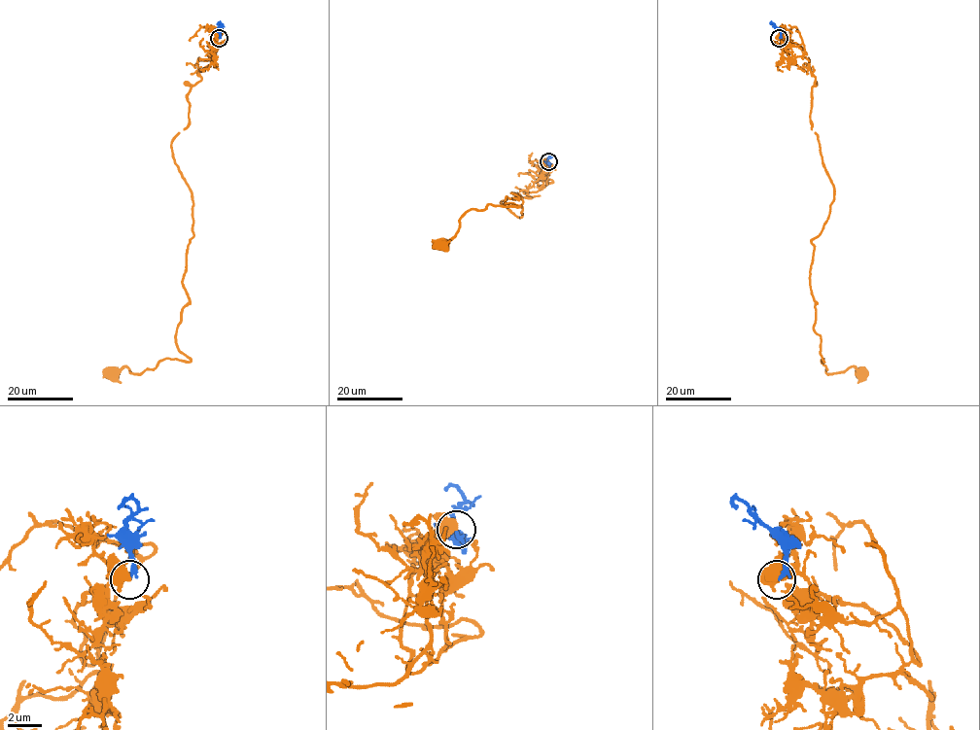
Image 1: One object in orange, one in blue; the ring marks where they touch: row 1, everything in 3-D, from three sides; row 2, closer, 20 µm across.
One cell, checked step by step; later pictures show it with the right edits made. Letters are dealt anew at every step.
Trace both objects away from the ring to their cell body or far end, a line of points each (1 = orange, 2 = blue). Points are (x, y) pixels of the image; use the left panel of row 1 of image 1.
1: (219, 38), (197, 62), (188, 123), (171, 142), (193, 204), (176, 337), (191, 360), (110, 372)
2: (219, 38), (221, 22), (217, 24)

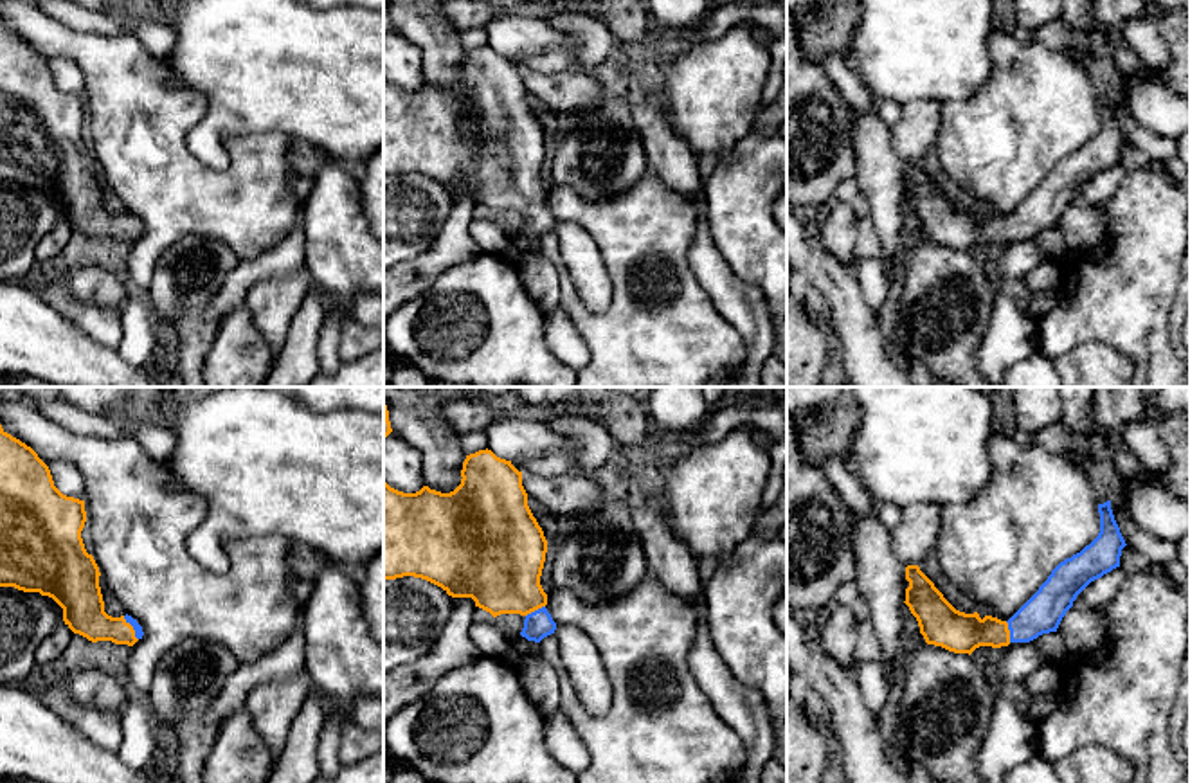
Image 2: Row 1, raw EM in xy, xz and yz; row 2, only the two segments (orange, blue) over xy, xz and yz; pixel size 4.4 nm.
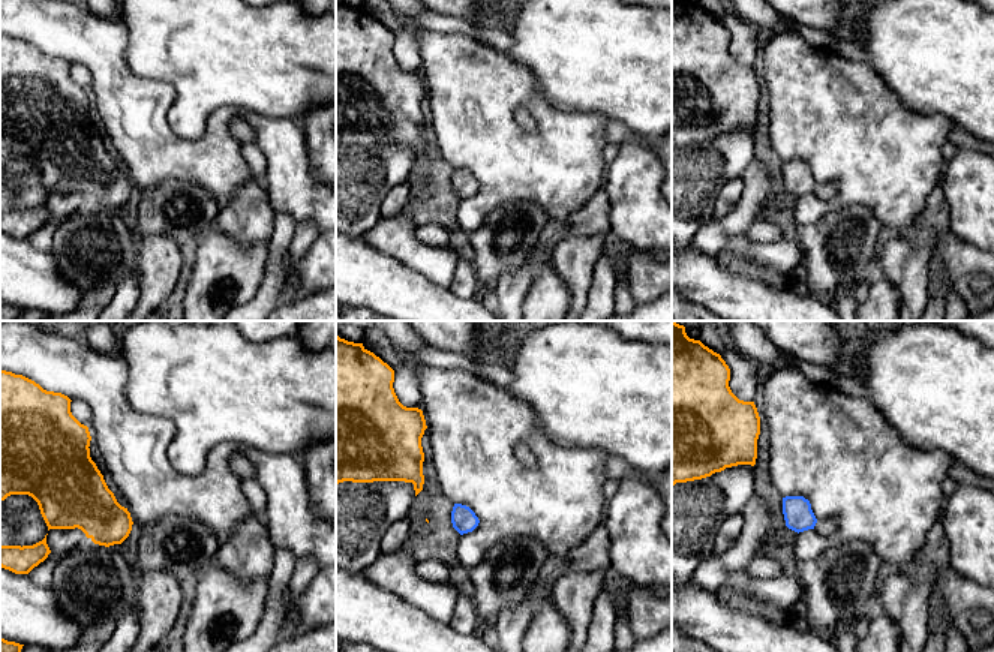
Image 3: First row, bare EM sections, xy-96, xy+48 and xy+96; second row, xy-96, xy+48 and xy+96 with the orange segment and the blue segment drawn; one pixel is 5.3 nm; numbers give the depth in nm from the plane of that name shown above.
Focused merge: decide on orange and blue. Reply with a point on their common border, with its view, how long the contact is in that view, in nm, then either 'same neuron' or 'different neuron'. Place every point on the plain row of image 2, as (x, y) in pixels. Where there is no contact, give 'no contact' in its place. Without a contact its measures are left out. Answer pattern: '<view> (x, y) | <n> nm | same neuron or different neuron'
xy (132, 225) | 130 nm | same neuron

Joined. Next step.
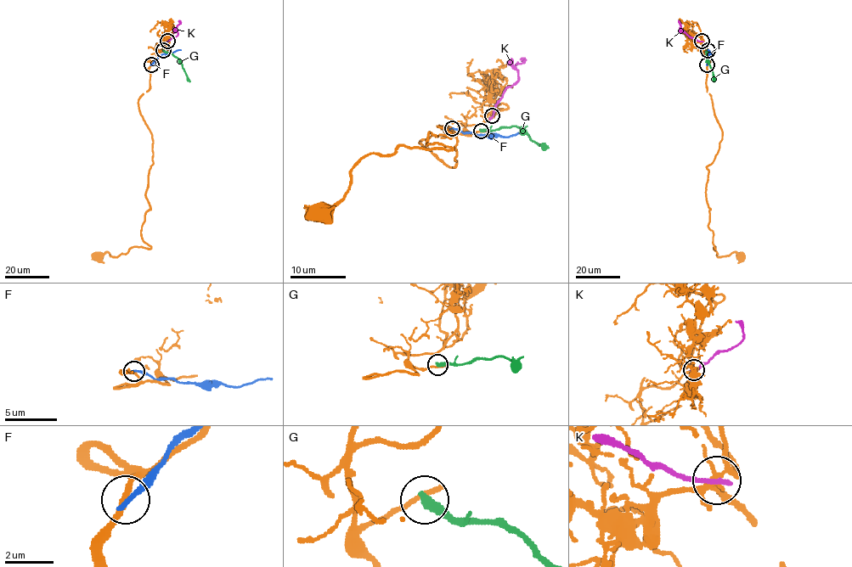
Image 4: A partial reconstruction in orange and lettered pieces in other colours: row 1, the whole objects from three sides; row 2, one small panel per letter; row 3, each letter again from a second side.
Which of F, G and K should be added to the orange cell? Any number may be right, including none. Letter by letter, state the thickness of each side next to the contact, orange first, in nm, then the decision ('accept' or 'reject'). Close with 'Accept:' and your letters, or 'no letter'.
F: 220/240 nm | reject
G: 260/420 nm | reject
K: 200/240 nm | reject
Accept: no letter

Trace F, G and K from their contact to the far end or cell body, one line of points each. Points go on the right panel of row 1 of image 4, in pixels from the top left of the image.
F: (707, 64), (710, 53), (708, 50)
G: (708, 50), (706, 61), (714, 81)
K: (702, 42), (690, 37), (678, 20)

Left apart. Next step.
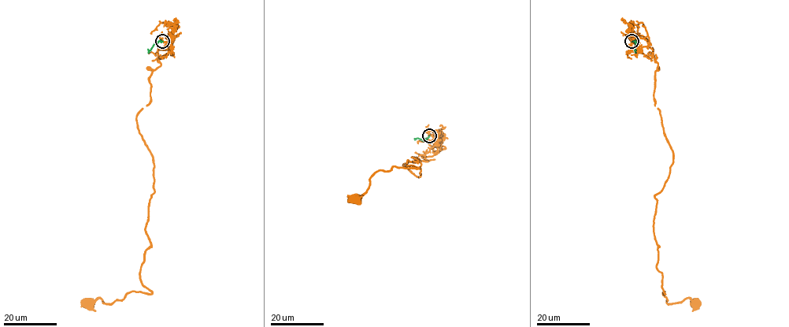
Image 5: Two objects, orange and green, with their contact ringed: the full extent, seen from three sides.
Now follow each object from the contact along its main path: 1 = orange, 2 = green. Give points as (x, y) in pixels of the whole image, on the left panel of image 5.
1: (163, 41), (171, 46), (157, 51), (150, 101), (136, 116), (154, 166), (140, 274), (152, 292), (87, 302)
2: (163, 41), (156, 42), (148, 53)

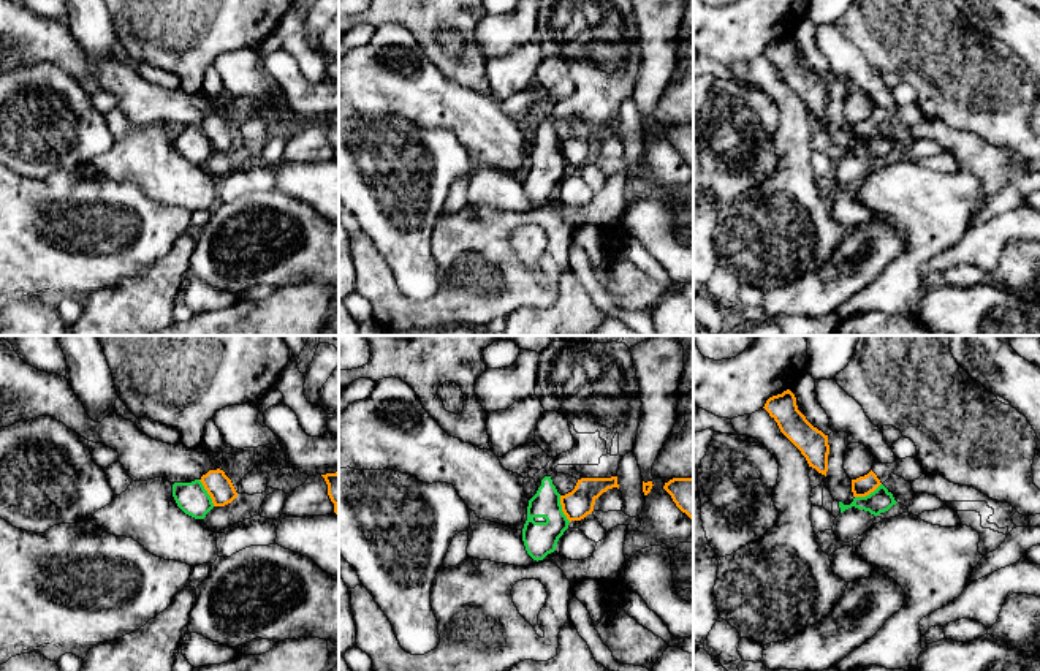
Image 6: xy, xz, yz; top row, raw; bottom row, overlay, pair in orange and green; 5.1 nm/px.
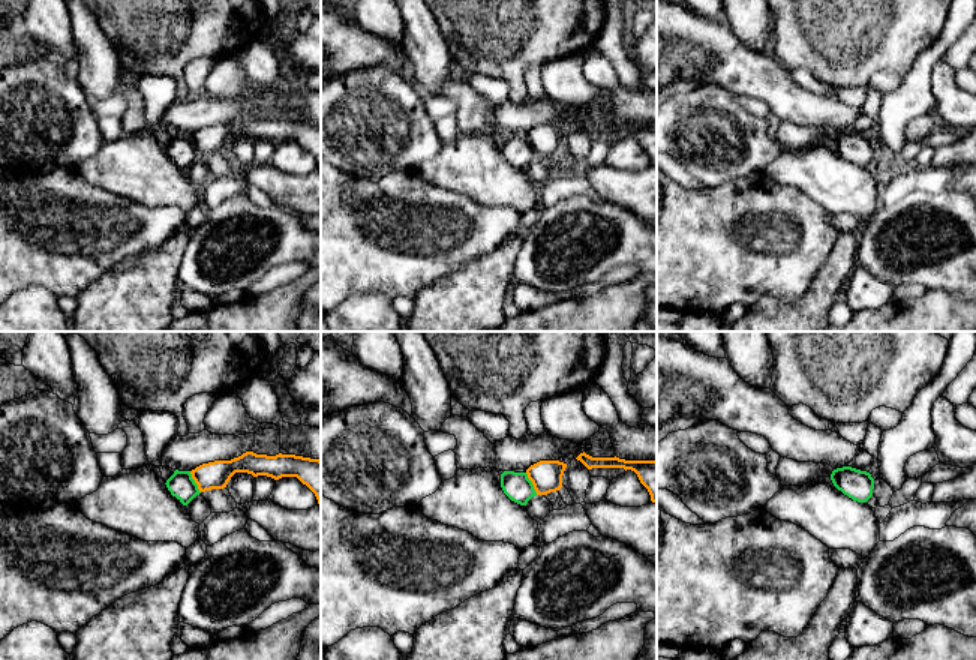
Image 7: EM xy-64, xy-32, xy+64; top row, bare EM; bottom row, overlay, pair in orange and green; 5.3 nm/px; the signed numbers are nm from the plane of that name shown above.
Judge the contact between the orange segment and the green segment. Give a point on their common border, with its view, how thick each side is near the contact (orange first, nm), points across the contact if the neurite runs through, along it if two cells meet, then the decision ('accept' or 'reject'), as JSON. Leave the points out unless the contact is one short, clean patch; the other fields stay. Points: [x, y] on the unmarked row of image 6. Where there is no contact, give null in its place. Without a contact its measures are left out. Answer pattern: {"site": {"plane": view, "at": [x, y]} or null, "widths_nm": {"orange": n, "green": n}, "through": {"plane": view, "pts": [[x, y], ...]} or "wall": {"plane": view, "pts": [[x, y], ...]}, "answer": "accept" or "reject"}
{"site": {"plane": "xy", "at": [208, 138]}, "widths_nm": {"orange": 140, "green": 160}, "wall": {"plane": "xy", "pts": [[198, 125], [214, 151]]}, "answer": "reject"}

